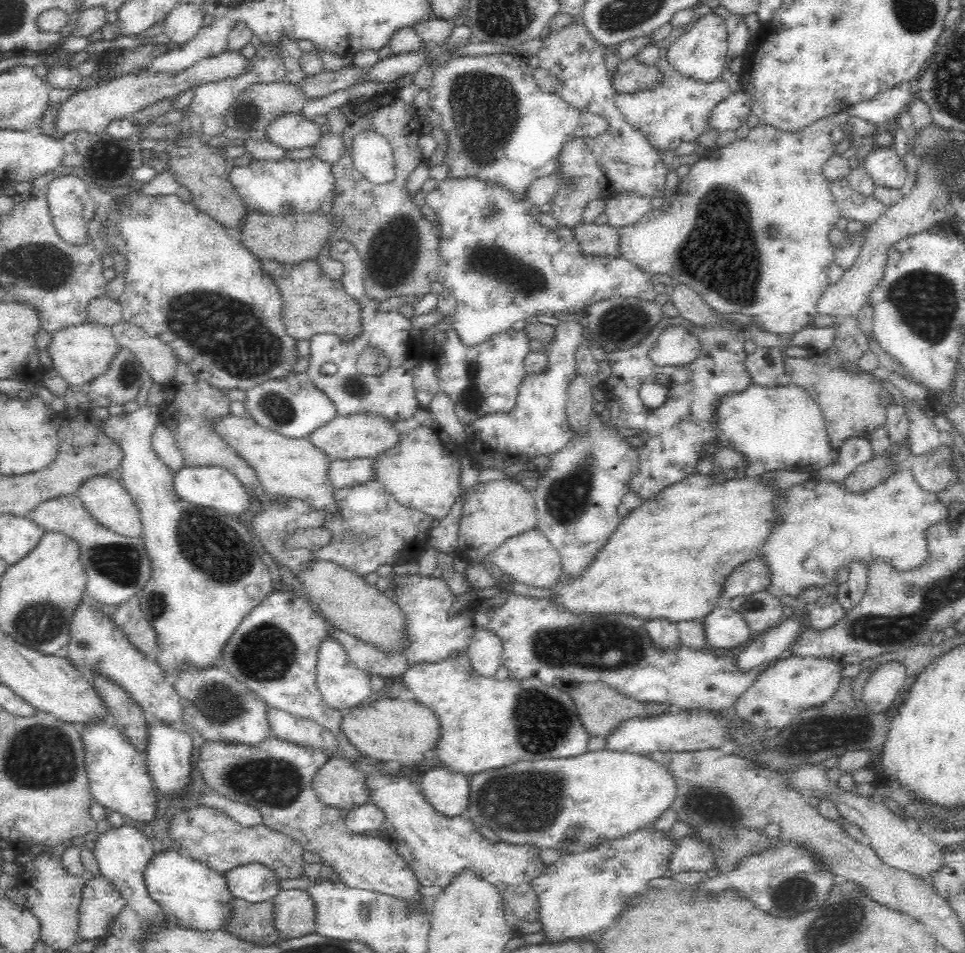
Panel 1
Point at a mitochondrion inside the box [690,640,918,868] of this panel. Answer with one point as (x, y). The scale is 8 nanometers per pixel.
(837, 732)

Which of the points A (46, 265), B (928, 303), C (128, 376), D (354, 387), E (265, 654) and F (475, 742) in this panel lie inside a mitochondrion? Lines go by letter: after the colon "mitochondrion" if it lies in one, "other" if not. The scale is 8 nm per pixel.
A: mitochondrion
B: mitochondrion
C: mitochondrion
D: mitochondrion
E: mitochondrion
F: other

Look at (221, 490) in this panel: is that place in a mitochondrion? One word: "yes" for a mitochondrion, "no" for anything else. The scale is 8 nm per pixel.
no

